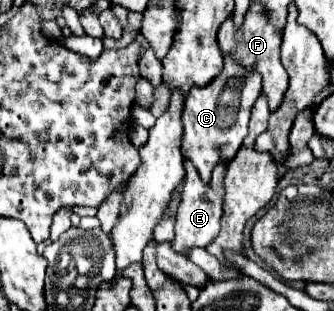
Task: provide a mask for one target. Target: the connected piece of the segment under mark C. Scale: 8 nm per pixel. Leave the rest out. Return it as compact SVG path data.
M225 55L225 67L215 81L211 81L207 87L193 87L189 91L183 109L183 153L185 157L189 157L189 161L193 161L205 185L209 185L211 171L217 161L229 163L237 155L237 149L247 135L251 109L259 93L261 75L257 75L255 71L247 71L239 63L235 63L231 55Z

